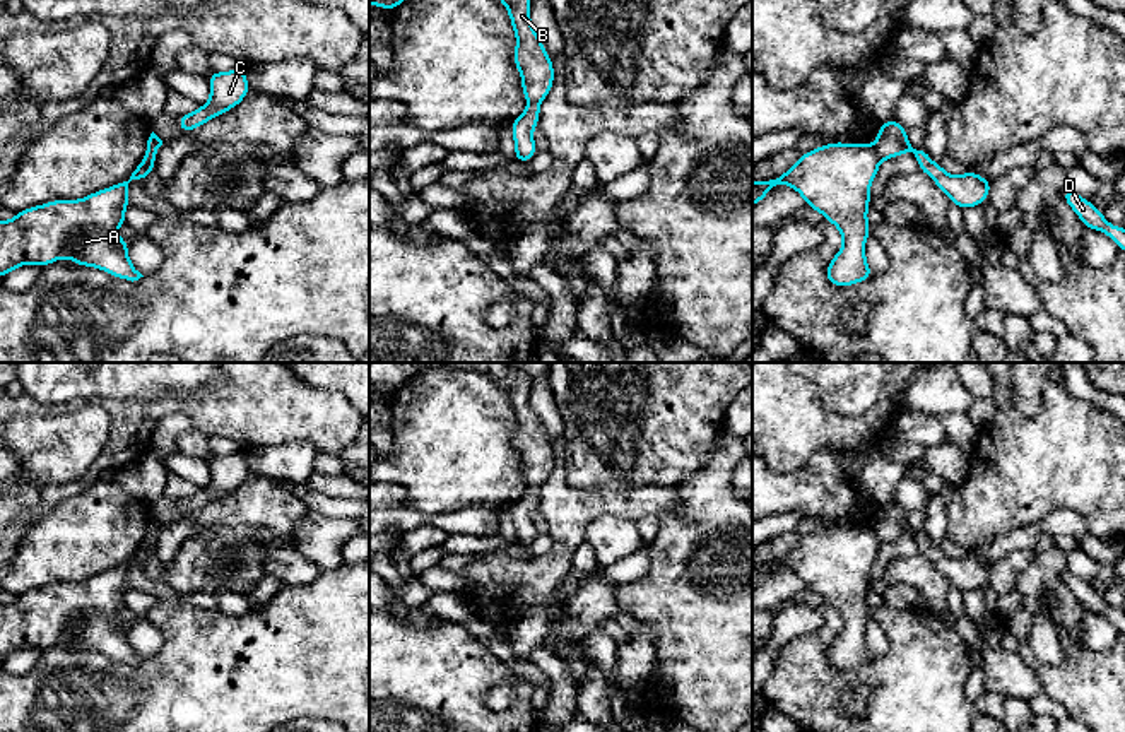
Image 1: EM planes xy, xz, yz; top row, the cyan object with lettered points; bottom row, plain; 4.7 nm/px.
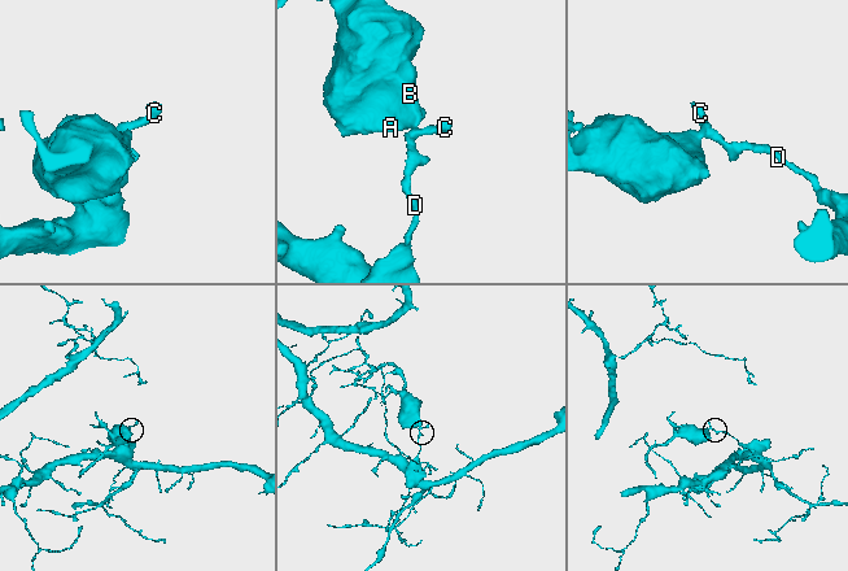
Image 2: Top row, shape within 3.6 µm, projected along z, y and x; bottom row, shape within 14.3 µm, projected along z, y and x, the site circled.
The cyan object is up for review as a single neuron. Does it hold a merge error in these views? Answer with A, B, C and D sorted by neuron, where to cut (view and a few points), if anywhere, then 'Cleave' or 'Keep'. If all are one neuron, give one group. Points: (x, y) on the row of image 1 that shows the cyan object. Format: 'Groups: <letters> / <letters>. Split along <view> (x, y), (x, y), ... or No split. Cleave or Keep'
Groups: A B / C D. Split along yz (872, 146), (879, 159). Cleave

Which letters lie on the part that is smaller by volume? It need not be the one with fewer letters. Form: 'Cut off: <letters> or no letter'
Cut off: A, B

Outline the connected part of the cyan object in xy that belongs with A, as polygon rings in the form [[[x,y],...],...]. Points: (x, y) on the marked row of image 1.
[[[156,156],[142,162],[118,185],[94,192],[79,200],[51,200],[15,214],[12,221],[0,221],[0,279],[26,263],[46,267],[63,257],[75,265],[96,267],[116,279],[138,280],[144,277],[128,258],[128,241],[115,233],[125,226],[125,209],[130,207],[127,190],[133,180],[145,181],[156,169]]]

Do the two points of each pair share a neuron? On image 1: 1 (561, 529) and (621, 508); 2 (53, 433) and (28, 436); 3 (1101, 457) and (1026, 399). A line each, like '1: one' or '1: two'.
1: one
2: one
3: two

